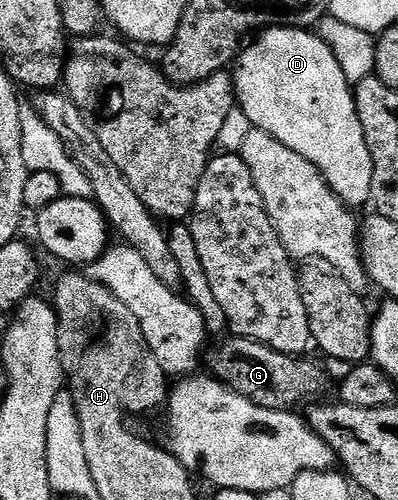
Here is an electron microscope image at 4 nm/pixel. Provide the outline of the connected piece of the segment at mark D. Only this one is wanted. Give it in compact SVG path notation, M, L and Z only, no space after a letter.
M274 26L260 31L240 51L233 75L238 107L245 110L252 128L259 128L265 134L277 138L277 142L289 146L289 150L301 154L301 158L317 166L327 185L343 199L348 208L359 210L362 204L372 203L371 187L375 163L365 142L361 118L357 118L353 86L345 78L337 58L333 58L333 50L329 50L329 46L321 42L318 34L302 28Z

